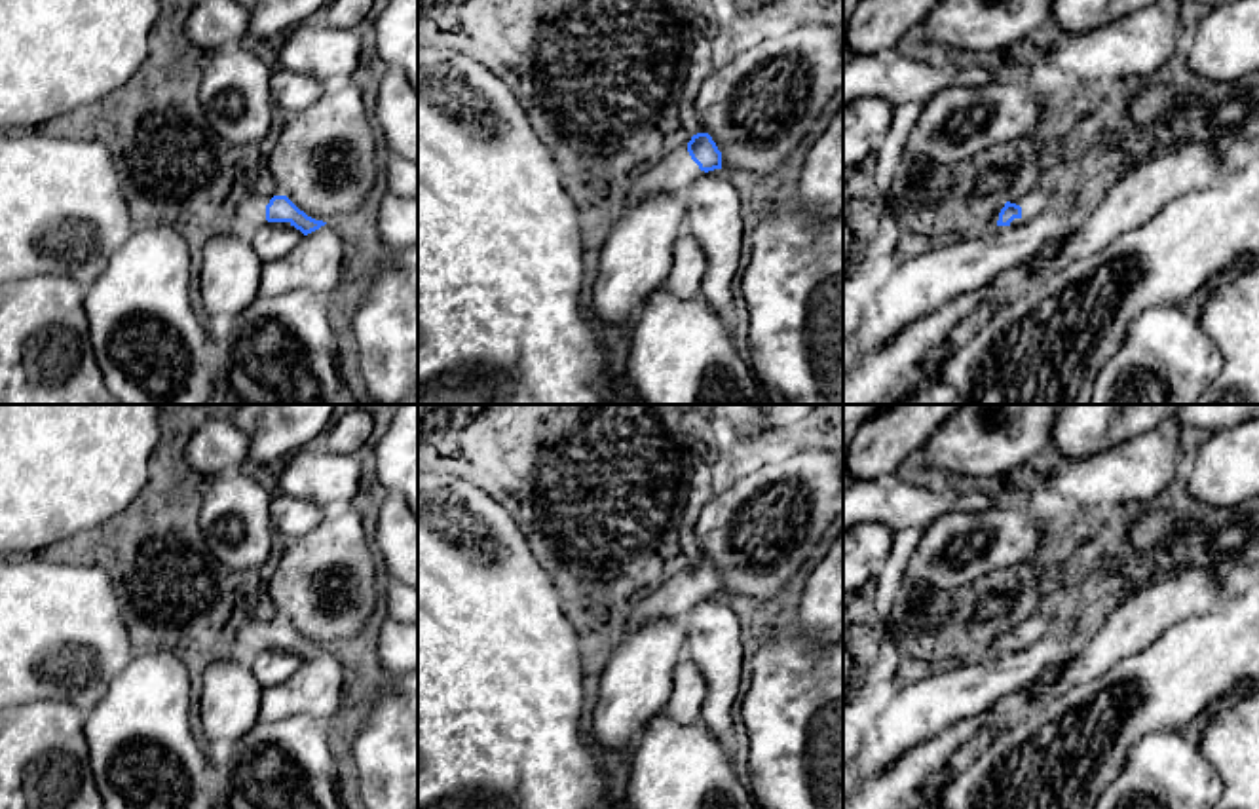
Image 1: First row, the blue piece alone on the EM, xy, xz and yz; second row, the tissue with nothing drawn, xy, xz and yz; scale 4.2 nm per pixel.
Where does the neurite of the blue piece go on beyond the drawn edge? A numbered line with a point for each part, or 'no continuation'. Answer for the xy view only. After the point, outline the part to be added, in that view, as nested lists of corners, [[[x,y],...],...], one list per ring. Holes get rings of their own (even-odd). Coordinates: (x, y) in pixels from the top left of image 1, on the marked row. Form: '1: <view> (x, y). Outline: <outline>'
1: xy (251, 215). Outline: [[[277,188],[270,196],[258,196],[254,192],[247,201],[243,201],[235,211],[235,216],[234,216],[234,222],[232,222],[232,232],[245,237],[245,239],[251,239],[253,234],[260,226],[268,224],[268,220],[266,220],[266,205],[270,203],[270,199],[273,196],[287,196],[287,192],[281,190],[281,188]]]

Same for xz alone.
1: xz (676, 173). Outline: [[[686,142],[678,150],[668,154],[651,171],[636,179],[629,192],[627,207],[657,194],[686,196],[691,184],[703,173],[705,171],[701,171],[699,165],[691,160]]]

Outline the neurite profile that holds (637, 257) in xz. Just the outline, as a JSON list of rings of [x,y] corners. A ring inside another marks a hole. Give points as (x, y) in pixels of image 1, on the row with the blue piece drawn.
[[[657,194],[625,207],[589,292],[589,311],[602,330],[634,327],[649,294],[665,285],[684,228],[686,196]]]

